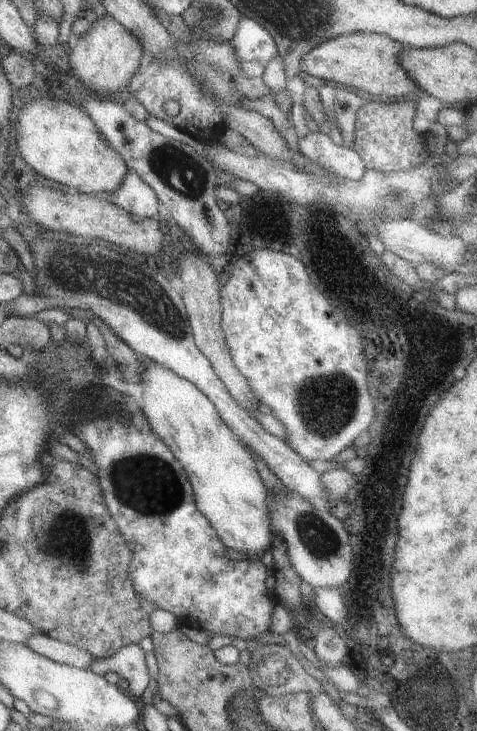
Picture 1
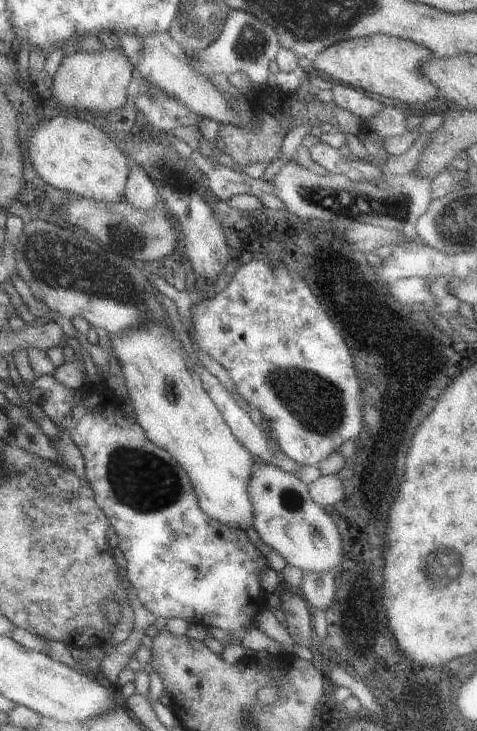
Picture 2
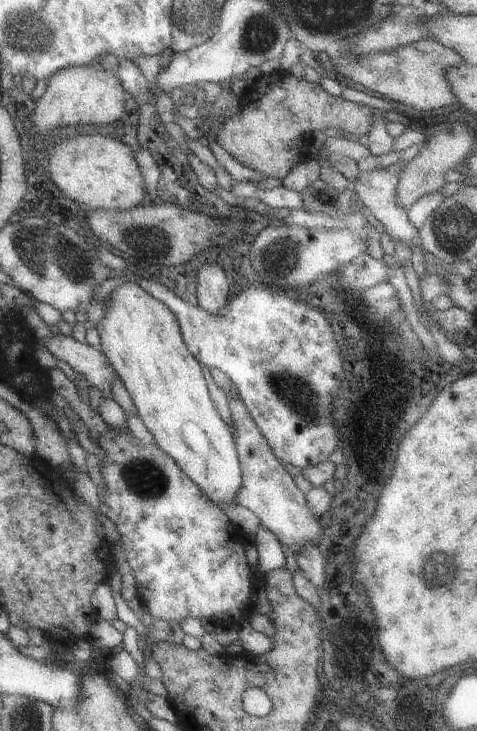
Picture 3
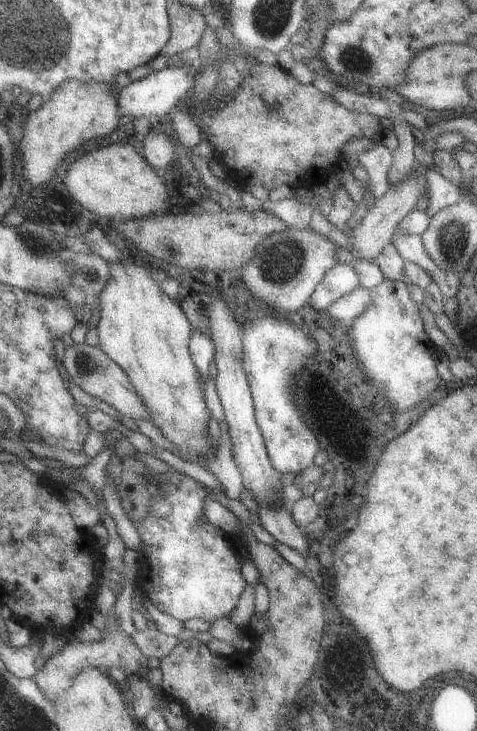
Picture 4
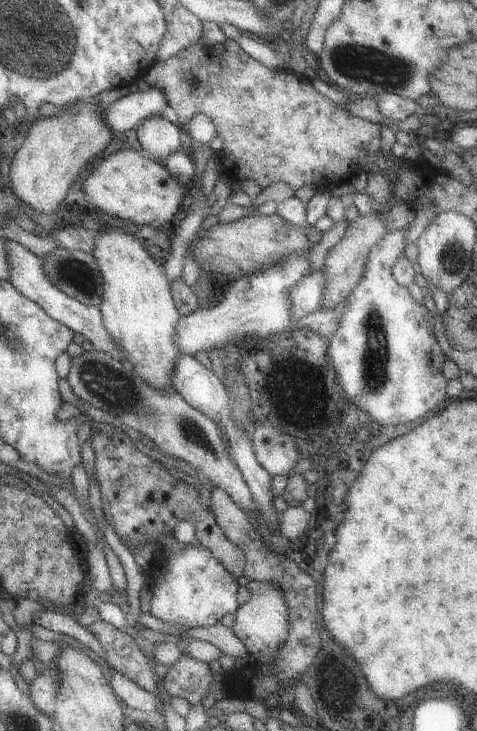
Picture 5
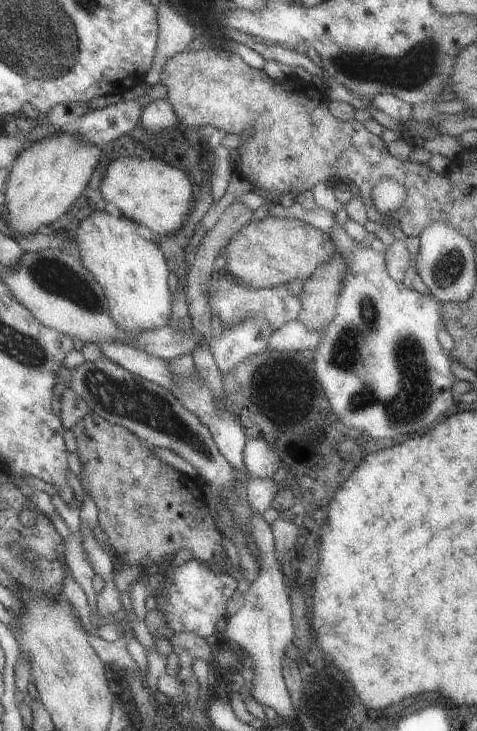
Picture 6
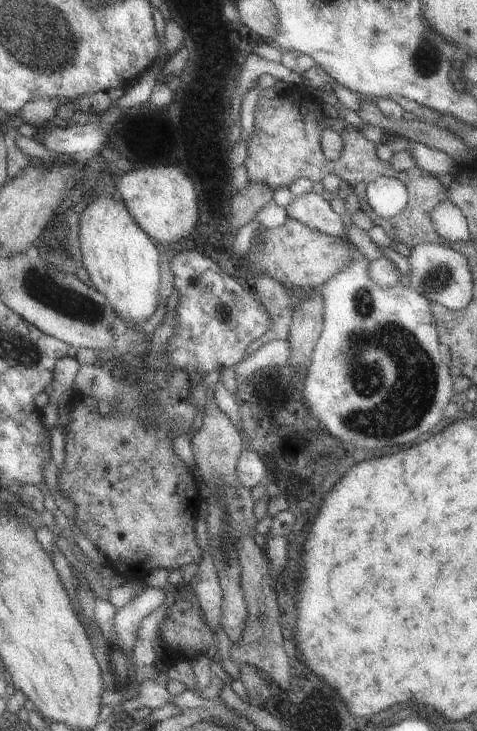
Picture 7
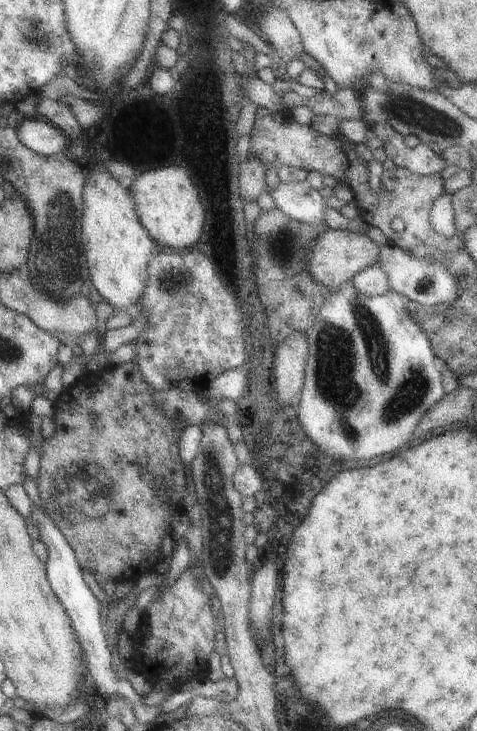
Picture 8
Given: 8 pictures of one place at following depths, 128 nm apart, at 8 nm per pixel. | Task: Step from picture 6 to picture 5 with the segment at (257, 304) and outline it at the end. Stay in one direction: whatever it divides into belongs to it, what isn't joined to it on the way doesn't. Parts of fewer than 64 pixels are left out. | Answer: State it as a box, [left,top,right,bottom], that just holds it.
[286,270,324,317]

